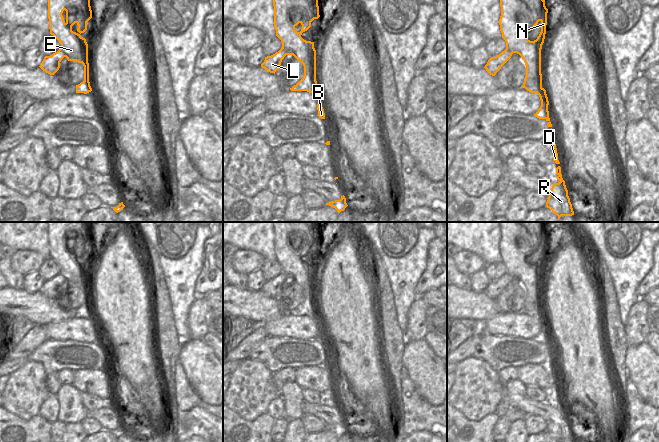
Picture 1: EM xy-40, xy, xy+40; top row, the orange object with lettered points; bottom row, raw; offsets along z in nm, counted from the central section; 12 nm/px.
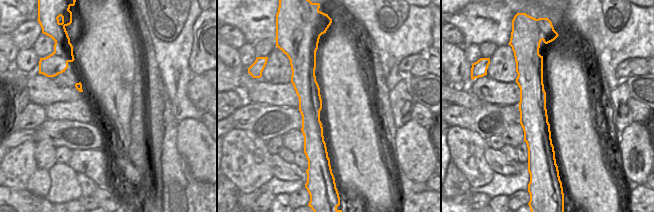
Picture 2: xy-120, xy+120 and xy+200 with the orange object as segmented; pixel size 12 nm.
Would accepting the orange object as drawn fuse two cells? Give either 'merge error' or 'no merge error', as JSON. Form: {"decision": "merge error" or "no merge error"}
{"decision": "merge error"}

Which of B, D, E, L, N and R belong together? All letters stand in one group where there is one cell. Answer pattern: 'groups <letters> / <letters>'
groups B D E N R / L

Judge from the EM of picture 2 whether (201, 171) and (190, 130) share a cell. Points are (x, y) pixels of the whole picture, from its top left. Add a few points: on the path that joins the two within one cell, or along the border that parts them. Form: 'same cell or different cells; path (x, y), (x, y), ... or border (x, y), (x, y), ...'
same cell; path (201, 161), (201, 152), (193, 140)

